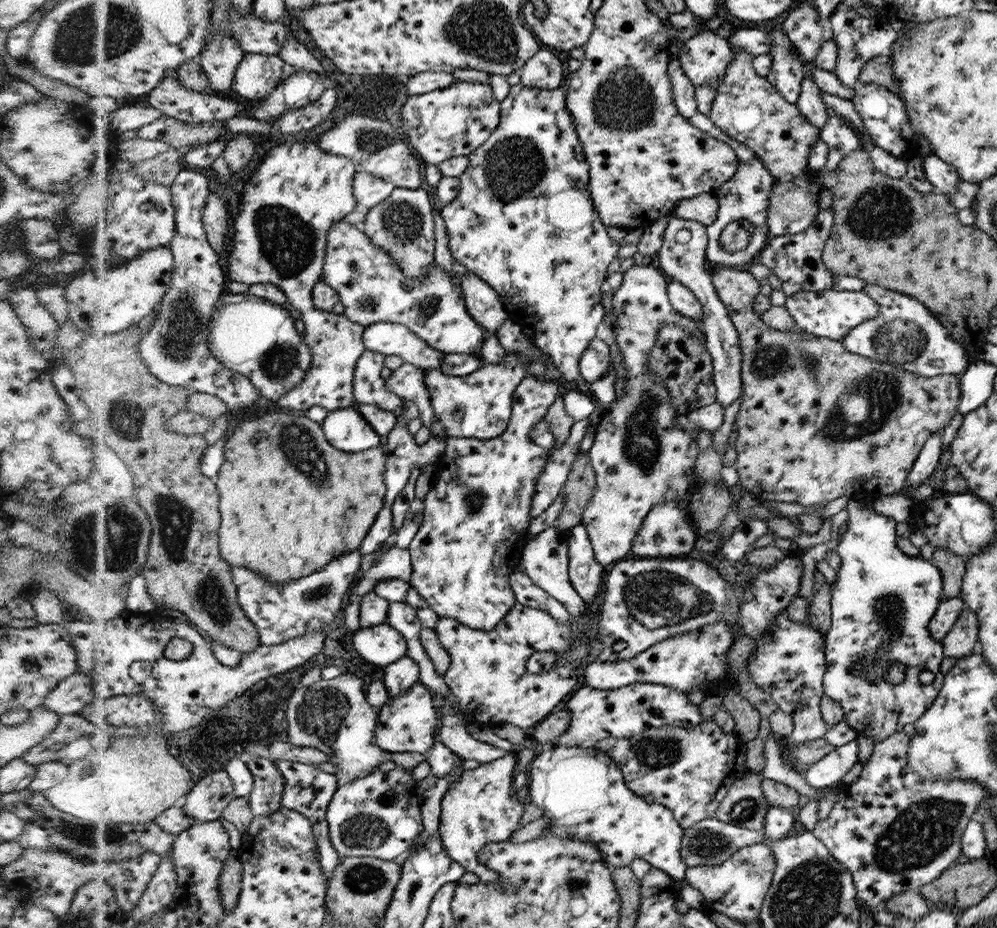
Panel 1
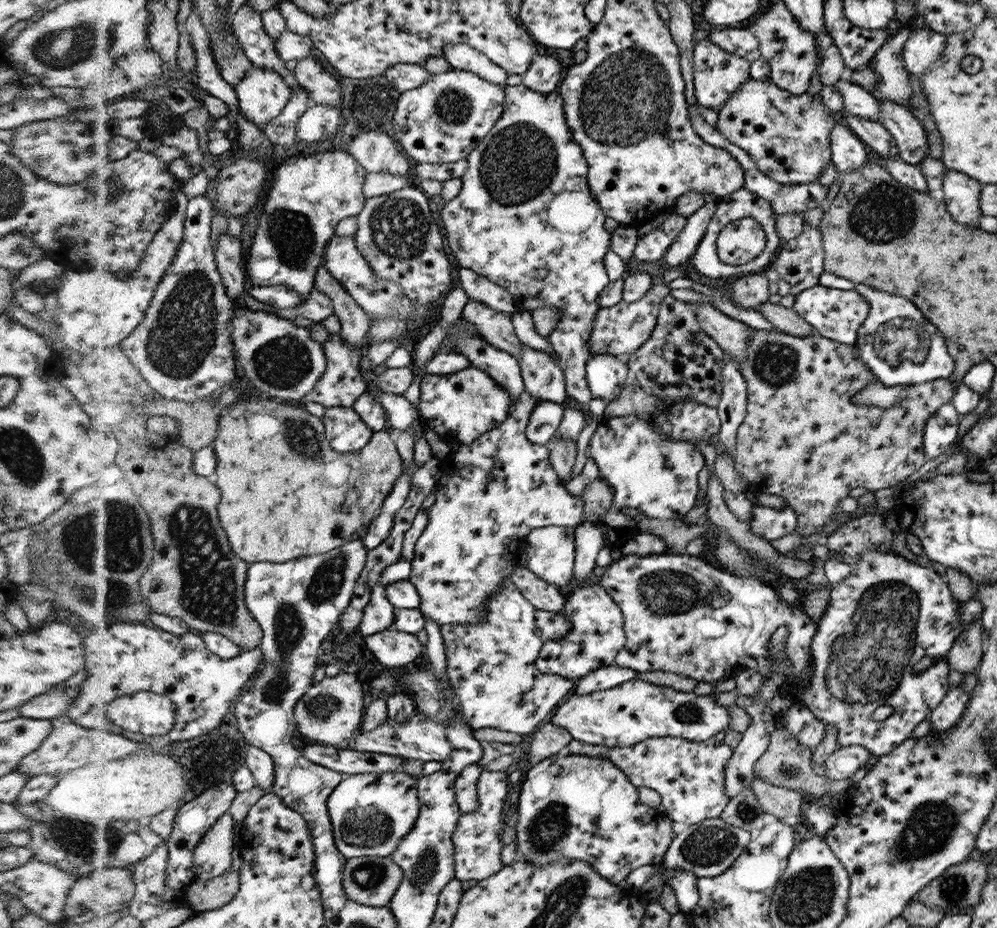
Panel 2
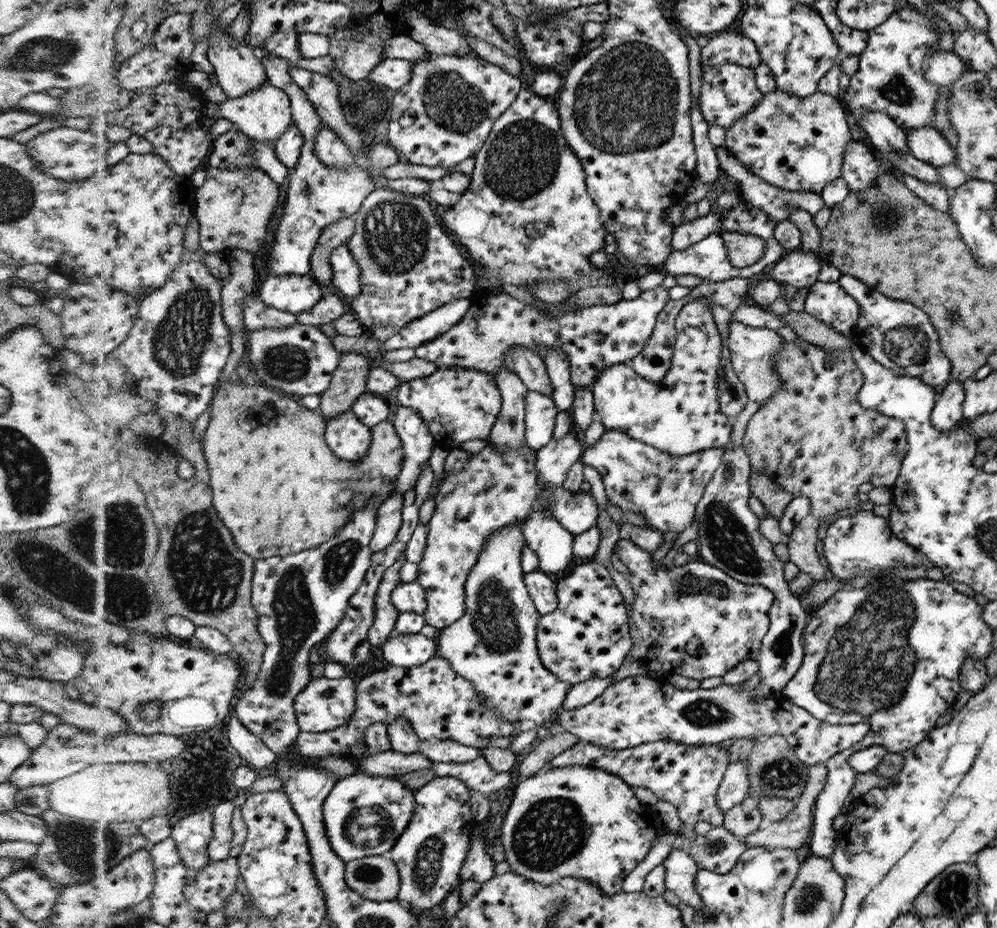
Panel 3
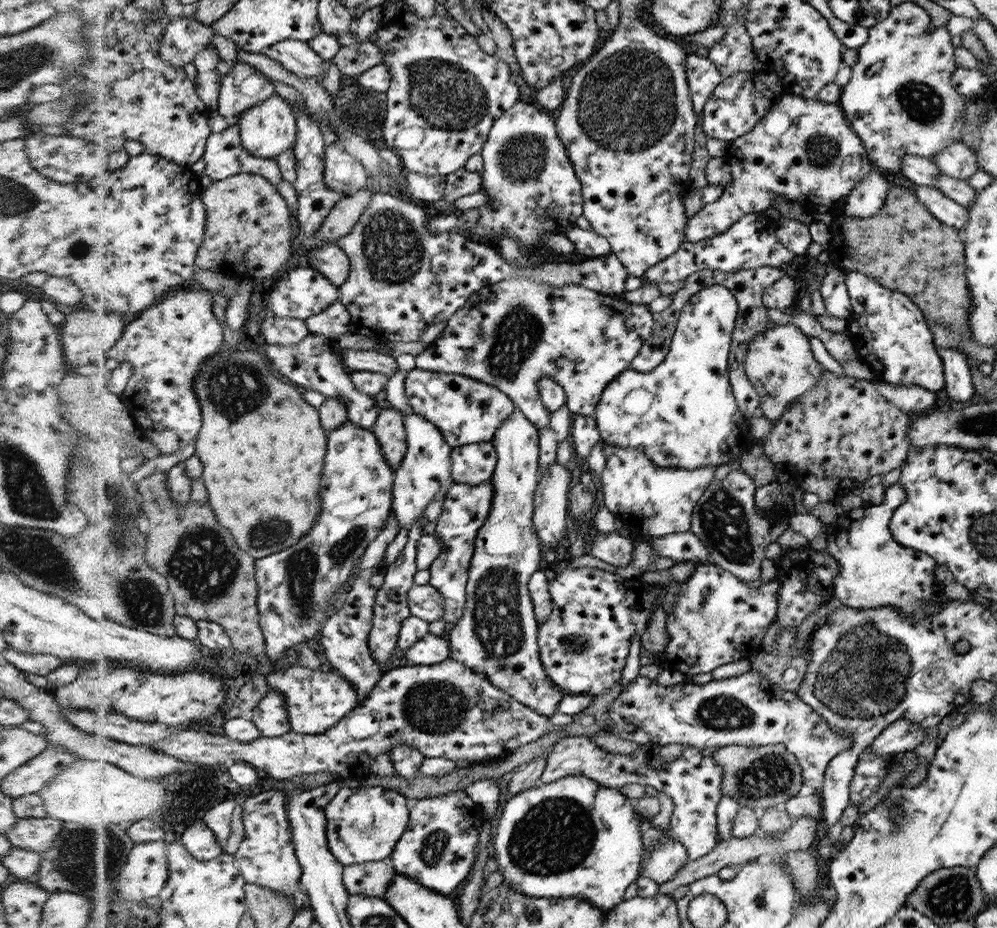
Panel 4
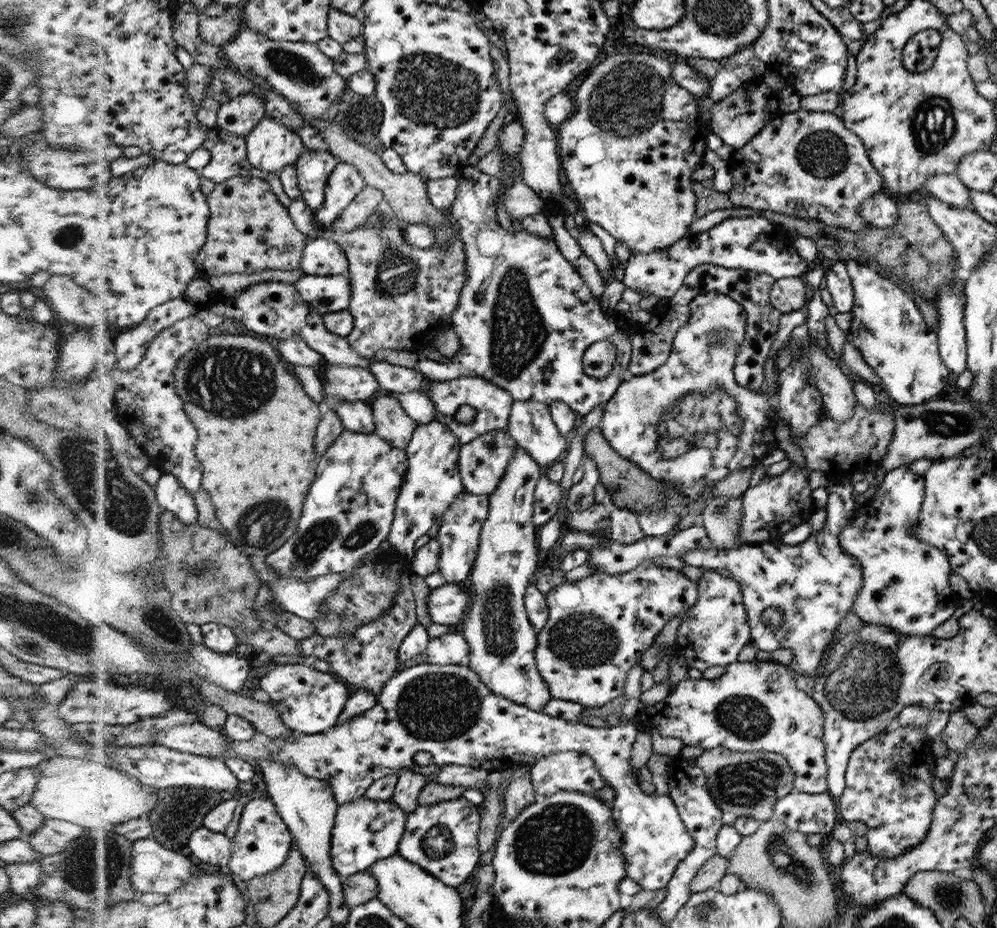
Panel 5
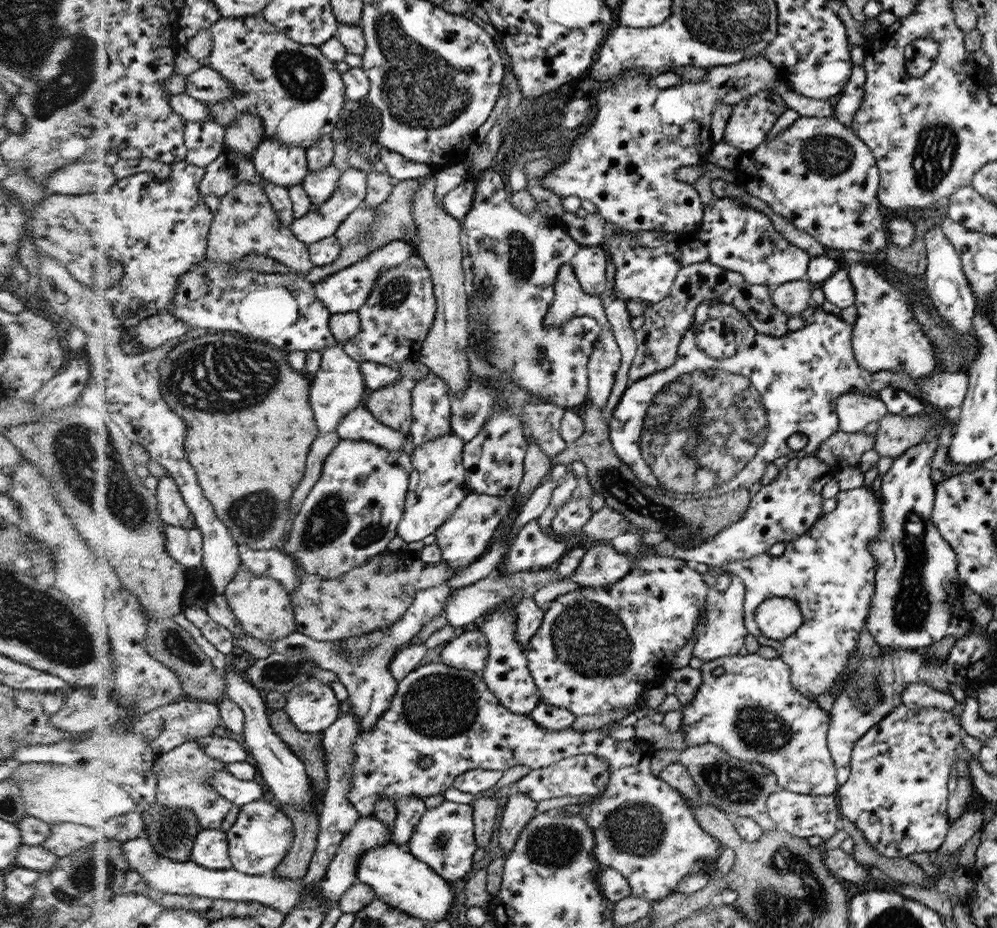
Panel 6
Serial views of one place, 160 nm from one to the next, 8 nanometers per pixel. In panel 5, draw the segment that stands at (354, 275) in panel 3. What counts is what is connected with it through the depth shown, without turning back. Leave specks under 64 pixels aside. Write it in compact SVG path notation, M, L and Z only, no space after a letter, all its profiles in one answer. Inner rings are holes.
M319 238L309 241L304 251L303 269L310 275L336 276L348 272L350 262L339 242Z

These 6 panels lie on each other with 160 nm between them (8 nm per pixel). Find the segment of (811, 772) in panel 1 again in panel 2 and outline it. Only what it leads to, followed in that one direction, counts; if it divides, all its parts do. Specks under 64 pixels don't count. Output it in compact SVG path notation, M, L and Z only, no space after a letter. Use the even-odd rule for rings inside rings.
M860 744L839 746L823 764L822 775L831 781L851 778L860 768L865 768L871 752Z

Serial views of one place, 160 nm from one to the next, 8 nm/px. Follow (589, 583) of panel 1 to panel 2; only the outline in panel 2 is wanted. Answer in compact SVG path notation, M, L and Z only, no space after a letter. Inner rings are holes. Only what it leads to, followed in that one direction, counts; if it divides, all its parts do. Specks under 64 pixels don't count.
M584 521L574 529L575 565L574 582L585 582L598 564L599 552L603 548L604 535L595 522Z

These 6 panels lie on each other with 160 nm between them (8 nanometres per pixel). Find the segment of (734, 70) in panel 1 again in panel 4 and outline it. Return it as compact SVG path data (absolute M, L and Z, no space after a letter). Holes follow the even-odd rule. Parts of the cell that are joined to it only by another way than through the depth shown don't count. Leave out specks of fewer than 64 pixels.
M785 91L778 96L766 117L743 137L729 143L725 154L731 170L730 184L724 189L718 200L704 205L698 214L687 220L686 240L703 241L726 233L736 221L746 214L766 211L775 204L777 194L790 202L805 206L831 205L837 200L847 200L852 189L866 178L874 168L872 161L864 162L864 146L856 132L850 128L851 123L842 114L841 106L826 103L815 96L804 98Z

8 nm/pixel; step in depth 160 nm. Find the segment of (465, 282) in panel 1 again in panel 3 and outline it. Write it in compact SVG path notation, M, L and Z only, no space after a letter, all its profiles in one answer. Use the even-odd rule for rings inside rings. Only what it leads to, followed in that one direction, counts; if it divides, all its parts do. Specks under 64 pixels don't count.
M512 347L506 355L504 366L519 375L529 390L552 397L555 386L551 382L546 364L535 351L526 347Z

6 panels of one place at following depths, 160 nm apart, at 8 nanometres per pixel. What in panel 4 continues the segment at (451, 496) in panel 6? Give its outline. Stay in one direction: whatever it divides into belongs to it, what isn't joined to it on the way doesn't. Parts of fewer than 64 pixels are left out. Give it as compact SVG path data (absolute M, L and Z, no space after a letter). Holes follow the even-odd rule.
M414 412L406 415L405 418L407 455L394 472L391 512L398 521L400 529L410 530L419 520L419 516L425 516L426 506L432 504L438 494L446 495L455 482L450 474L450 453L453 448L445 441L440 429Z

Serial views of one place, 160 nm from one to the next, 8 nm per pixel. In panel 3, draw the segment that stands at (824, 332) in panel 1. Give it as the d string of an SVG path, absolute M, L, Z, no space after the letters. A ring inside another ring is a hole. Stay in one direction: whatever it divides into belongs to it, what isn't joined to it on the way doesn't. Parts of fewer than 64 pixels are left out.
M815 282L805 297L804 310L836 332L849 337L859 324L861 306L839 282Z

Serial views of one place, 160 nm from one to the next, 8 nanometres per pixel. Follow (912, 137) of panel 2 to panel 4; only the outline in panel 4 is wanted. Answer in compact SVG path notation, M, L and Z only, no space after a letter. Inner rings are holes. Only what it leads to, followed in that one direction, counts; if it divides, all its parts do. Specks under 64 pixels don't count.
M955 142L941 150L932 162L938 165L941 174L960 180L971 178L980 171L975 150L964 142Z

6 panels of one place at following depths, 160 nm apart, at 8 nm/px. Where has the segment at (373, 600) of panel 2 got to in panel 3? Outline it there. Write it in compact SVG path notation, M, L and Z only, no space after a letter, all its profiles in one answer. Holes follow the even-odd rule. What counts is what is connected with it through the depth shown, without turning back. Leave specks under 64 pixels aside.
M404 552L400 558L385 570L374 598L375 617L372 626L368 629L367 639L376 647L382 646L394 634L395 624L399 618L399 610L395 607L391 594L401 583L401 568L407 563L407 554Z

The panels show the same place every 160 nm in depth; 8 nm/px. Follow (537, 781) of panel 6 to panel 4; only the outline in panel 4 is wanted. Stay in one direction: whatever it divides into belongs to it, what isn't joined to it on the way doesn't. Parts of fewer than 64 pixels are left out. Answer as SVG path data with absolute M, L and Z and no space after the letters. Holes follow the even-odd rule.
M580 735L560 739L545 759L540 780L543 784L580 774L616 789L626 784L642 784L664 792L674 803L670 833L687 849L690 861L710 854L718 845L718 807L724 796L723 767L711 756L704 757L702 749L682 744L646 743L632 754L614 754L604 750L590 736Z

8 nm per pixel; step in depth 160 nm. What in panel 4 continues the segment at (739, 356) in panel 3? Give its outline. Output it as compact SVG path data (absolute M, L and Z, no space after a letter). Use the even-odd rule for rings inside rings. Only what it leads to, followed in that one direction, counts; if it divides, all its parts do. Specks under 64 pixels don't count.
M790 324L778 325L756 335L748 345L743 371L762 398L758 412L776 423L793 399L796 400L818 385L823 376L822 368L822 364L812 354L809 337L798 326Z

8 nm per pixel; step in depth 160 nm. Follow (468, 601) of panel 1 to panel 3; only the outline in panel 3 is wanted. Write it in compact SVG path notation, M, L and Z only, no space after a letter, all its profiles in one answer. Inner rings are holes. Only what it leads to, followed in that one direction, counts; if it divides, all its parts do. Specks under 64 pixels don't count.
M493 444L486 445L476 455L472 455L468 466L459 475L452 479L444 480L440 485L438 495L434 497L435 510L427 527L427 548L424 558L418 562L418 576L416 582L420 583L426 593L426 611L423 614L428 625L437 629L454 624L466 611L464 598L465 580L470 569L476 564L481 546L500 529L506 529L510 525L520 525L535 512L535 508L542 503L549 508L551 515L575 537L586 533L597 524L599 518L599 505L589 492L574 493L566 490L563 486L547 488L543 486L537 470L538 452L525 444L523 448L517 448L512 453L502 453L499 447Z

